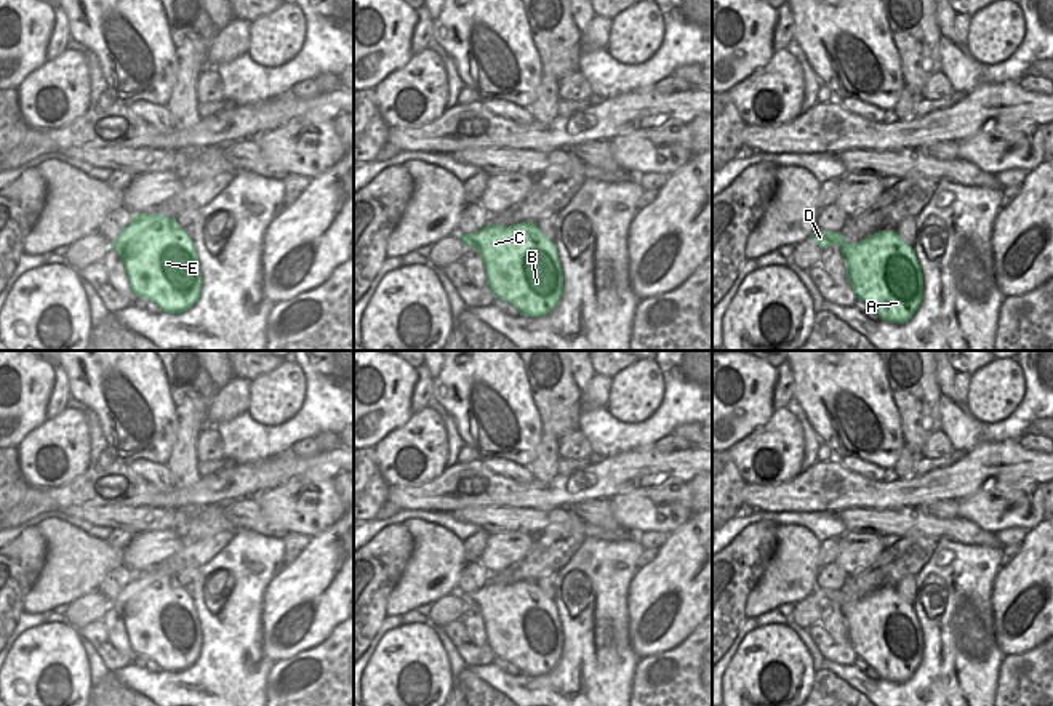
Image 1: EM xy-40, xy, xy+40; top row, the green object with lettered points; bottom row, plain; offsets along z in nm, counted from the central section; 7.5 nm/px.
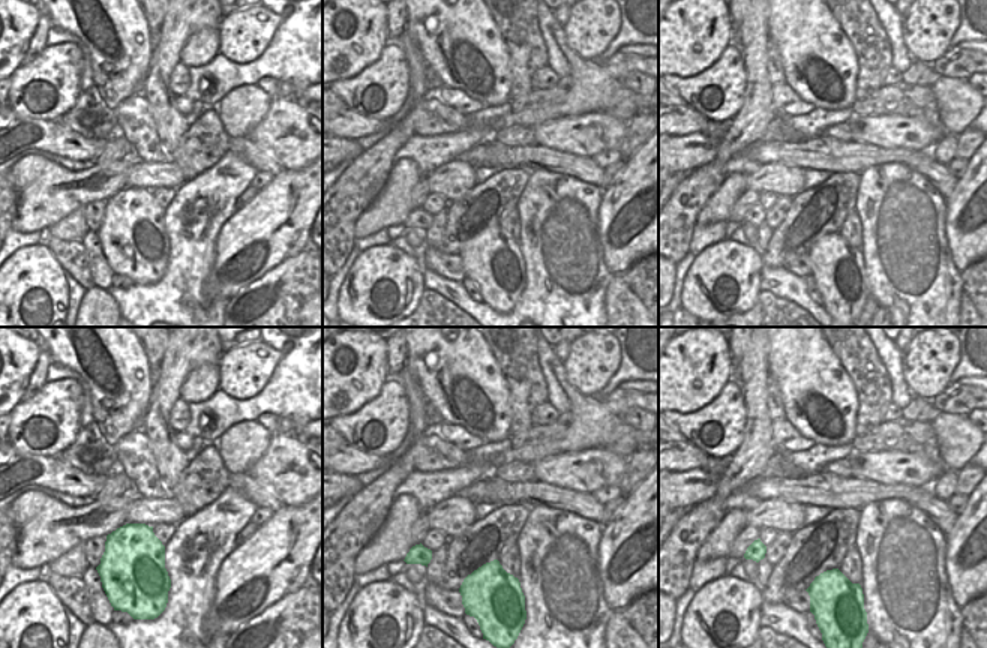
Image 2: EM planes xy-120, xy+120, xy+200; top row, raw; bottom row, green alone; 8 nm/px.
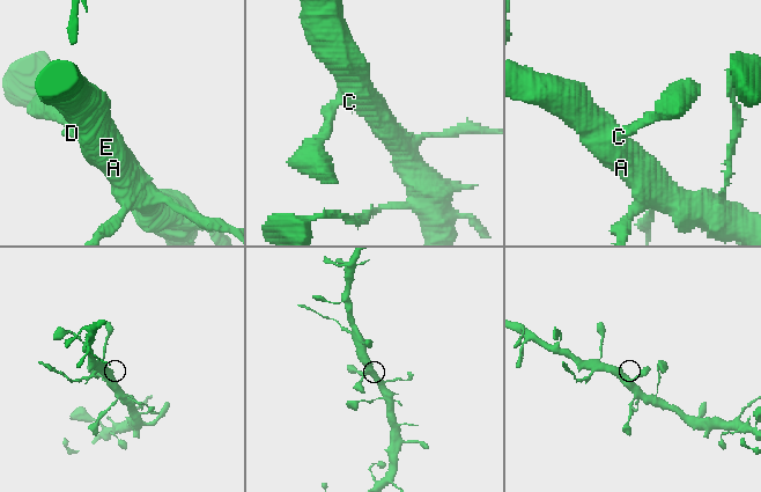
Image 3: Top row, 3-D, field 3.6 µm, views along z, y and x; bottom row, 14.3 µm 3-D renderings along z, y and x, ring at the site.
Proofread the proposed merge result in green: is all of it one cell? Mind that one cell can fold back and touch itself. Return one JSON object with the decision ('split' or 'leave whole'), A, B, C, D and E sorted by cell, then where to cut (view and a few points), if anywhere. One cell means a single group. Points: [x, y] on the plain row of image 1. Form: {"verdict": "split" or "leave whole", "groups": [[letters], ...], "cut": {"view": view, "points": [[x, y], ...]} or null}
{"verdict": "leave whole", "groups": [["A", "B", "C", "D", "E"]], "cut": null}

